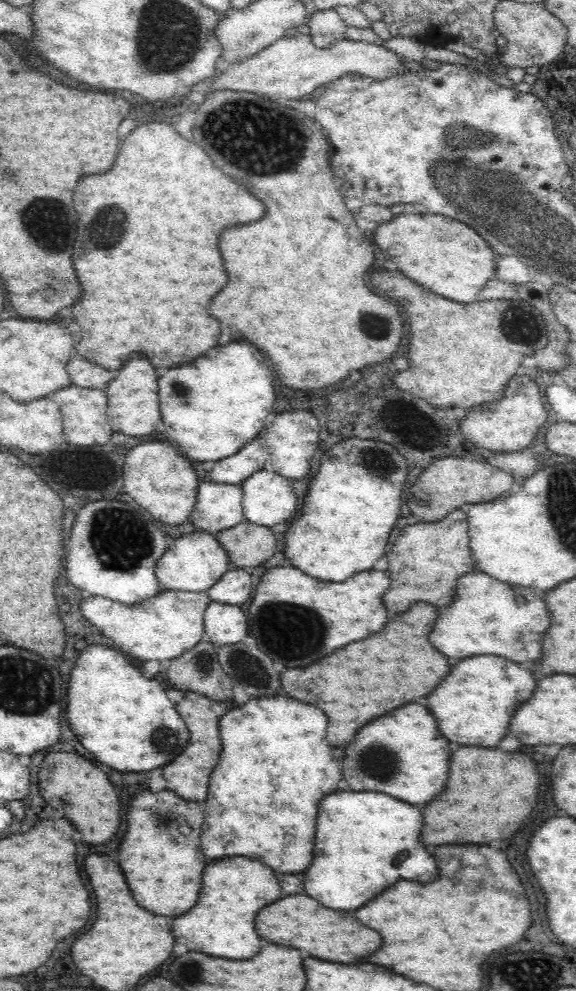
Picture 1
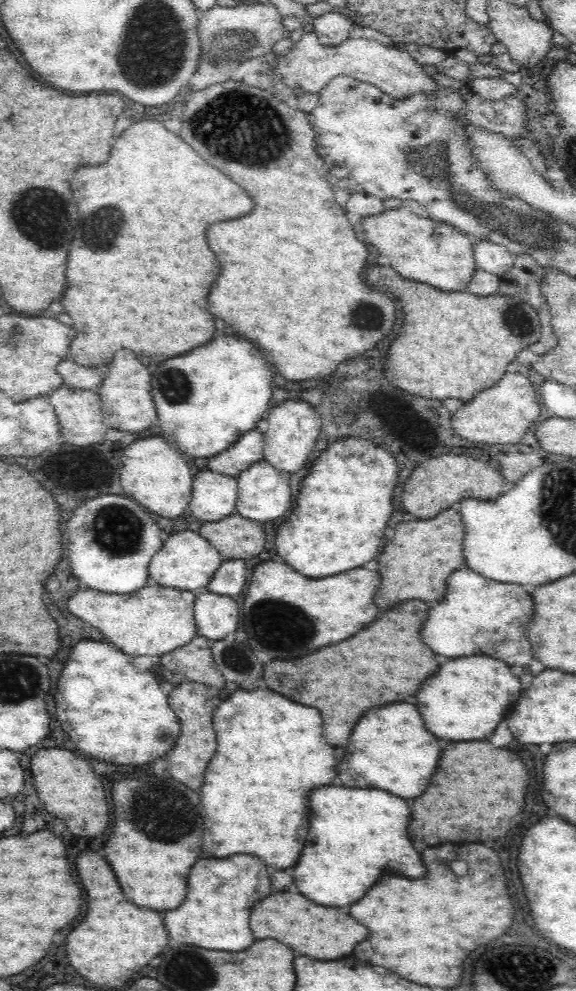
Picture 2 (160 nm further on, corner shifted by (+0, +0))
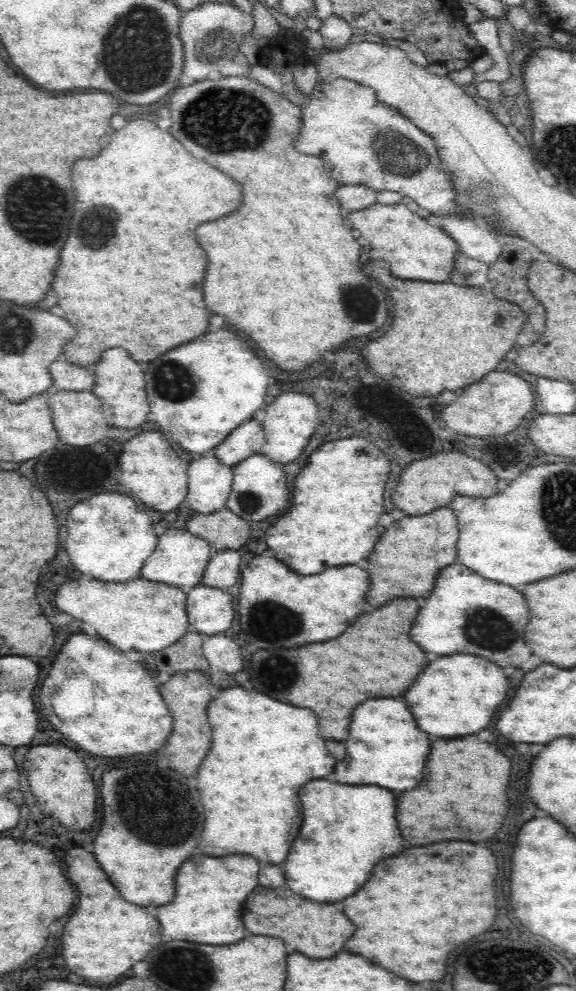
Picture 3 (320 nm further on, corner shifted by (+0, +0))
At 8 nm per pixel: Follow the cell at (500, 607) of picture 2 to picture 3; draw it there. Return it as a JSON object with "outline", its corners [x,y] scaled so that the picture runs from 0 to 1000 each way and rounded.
{"outline":[[[797,563],[790,567],[757,583],[757,593],[715,632],[715,646],[722,646],[736,658],[760,662],[823,660],[892,674],[920,666],[920,656],[906,646],[917,630],[913,603],[878,589],[826,581],[826,577],[809,573]]]}

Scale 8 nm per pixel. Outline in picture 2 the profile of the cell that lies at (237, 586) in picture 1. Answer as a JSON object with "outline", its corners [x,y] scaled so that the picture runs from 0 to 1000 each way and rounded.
{"outline":[[[392,565],[382,569],[382,573],[375,575],[375,579],[368,581],[368,585],[359,589],[359,594],[368,599],[382,601],[396,601],[406,603],[413,601],[420,595],[424,595],[424,589],[427,589],[427,571],[434,572],[436,569],[427,569],[420,565]]]}

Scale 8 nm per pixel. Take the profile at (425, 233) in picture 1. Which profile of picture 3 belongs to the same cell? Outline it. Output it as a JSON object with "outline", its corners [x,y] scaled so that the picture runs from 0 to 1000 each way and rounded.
{"outline":[[[649,205],[635,212],[608,215],[601,228],[630,236],[632,247],[663,254],[679,275],[696,282],[771,287],[792,270],[800,254],[792,241],[766,229],[750,228],[740,220],[717,215],[703,206]]]}

